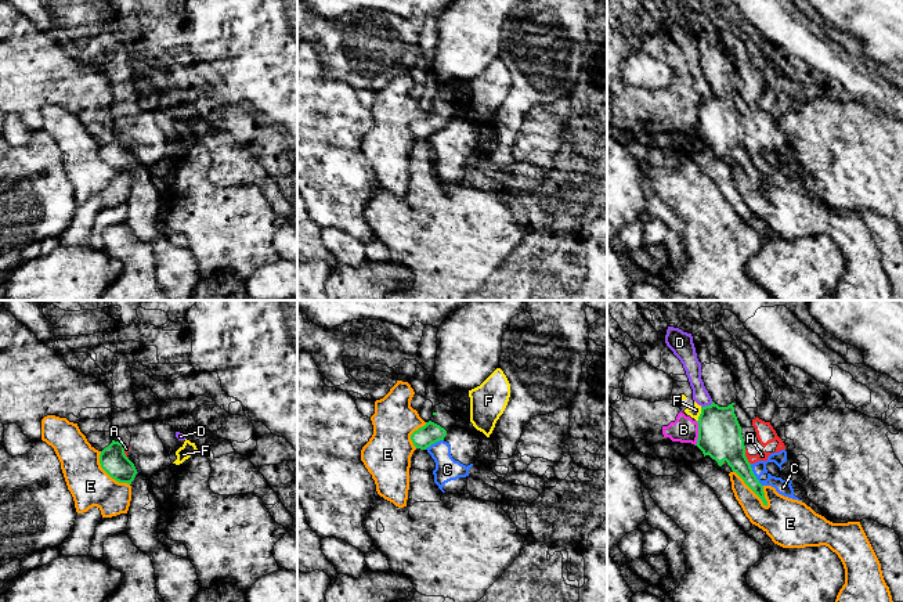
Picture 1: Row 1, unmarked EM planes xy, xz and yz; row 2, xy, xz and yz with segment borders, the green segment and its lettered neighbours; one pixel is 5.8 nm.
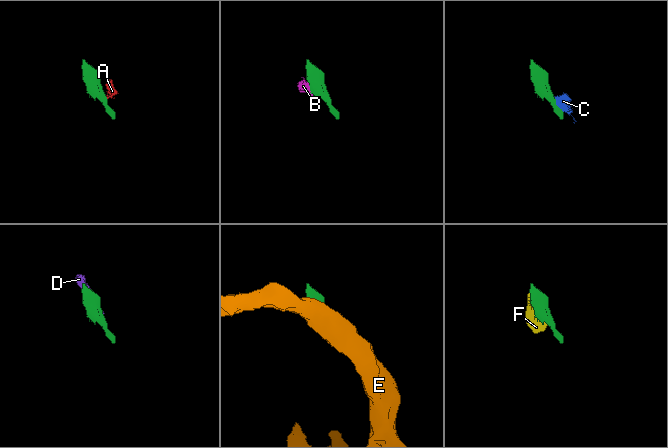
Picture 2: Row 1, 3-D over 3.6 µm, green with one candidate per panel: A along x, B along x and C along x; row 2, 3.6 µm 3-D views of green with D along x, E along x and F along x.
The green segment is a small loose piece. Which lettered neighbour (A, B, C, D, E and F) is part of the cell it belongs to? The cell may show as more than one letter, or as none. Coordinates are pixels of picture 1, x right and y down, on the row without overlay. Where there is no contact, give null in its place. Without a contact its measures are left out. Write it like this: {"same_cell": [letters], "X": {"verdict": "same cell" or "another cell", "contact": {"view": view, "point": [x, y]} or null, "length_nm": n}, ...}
{"same_cell": [], "A": {"verdict": "another cell", "contact": {"view": "yz", "point": [746, 147]}, "length_nm": 100}, "B": {"verdict": "another cell", "contact": {"view": "yz", "point": [699, 123]}, "length_nm": 140}, "C": {"verdict": "another cell", "contact": {"view": "yz", "point": [754, 165]}, "length_nm": 150}, "D": {"verdict": "another cell", "contact": {"view": "yz", "point": [707, 96]}, "length_nm": 80}, "E": {"verdict": "another cell", "contact": {"view": "yz", "point": [750, 177]}, "length_nm": 300}, "F": {"verdict": "another cell", "contact": {"view": "yz", "point": [700, 104]}, "length_nm": 90}}

